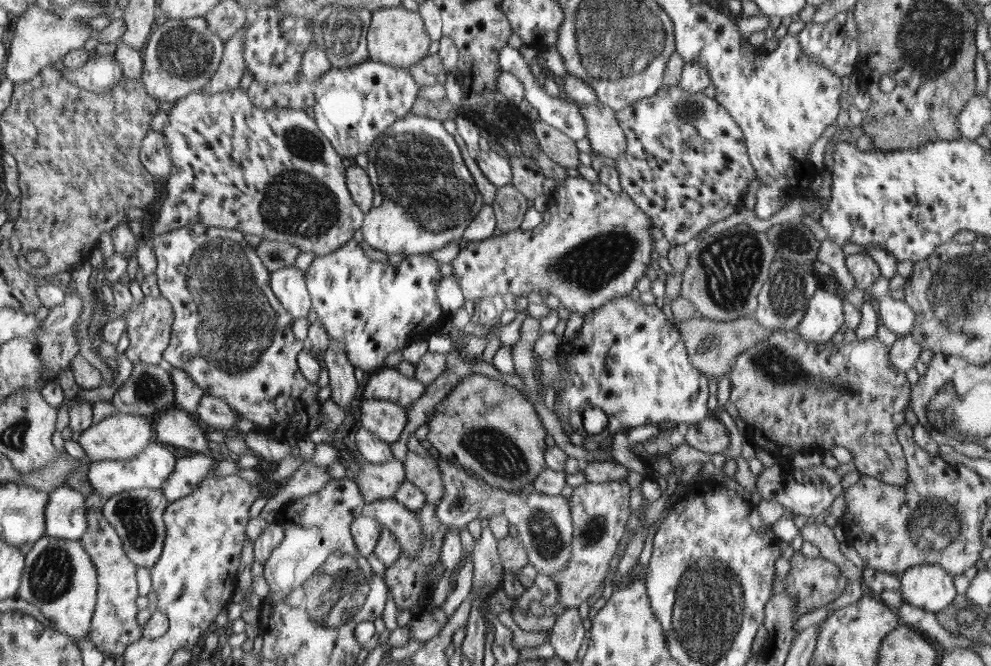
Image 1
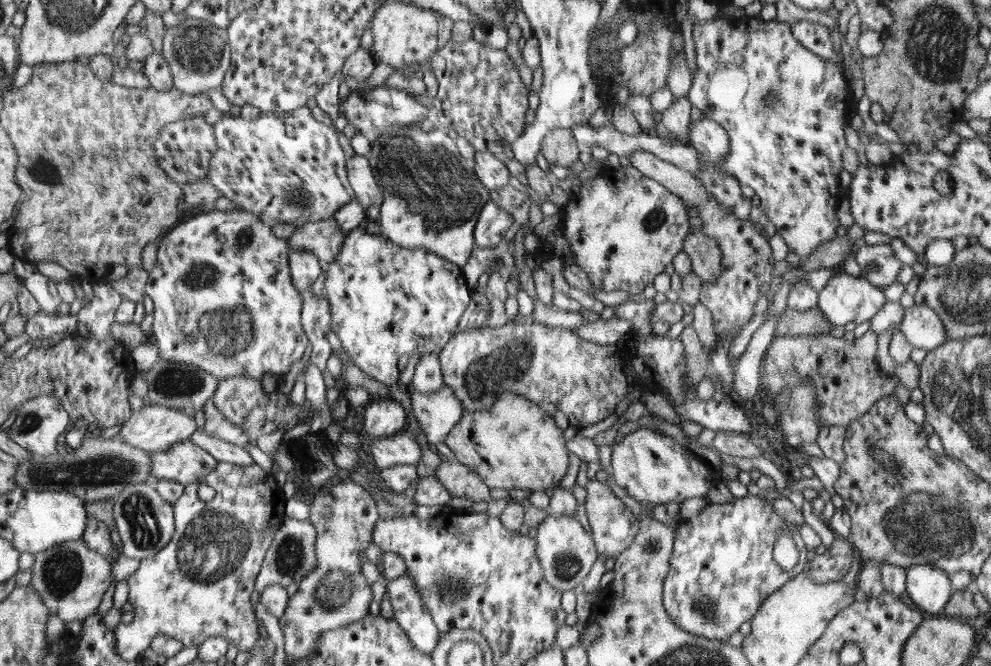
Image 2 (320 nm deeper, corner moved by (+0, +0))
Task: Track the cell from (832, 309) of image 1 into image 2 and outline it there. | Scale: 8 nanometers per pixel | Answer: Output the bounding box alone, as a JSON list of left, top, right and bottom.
[818,273,886,326]

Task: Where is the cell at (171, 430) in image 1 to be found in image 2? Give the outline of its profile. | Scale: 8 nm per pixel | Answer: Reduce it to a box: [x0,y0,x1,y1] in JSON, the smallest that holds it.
[189,429,255,466]

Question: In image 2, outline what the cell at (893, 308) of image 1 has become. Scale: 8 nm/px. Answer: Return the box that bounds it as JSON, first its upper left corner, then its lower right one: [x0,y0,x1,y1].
[900,304,948,352]

